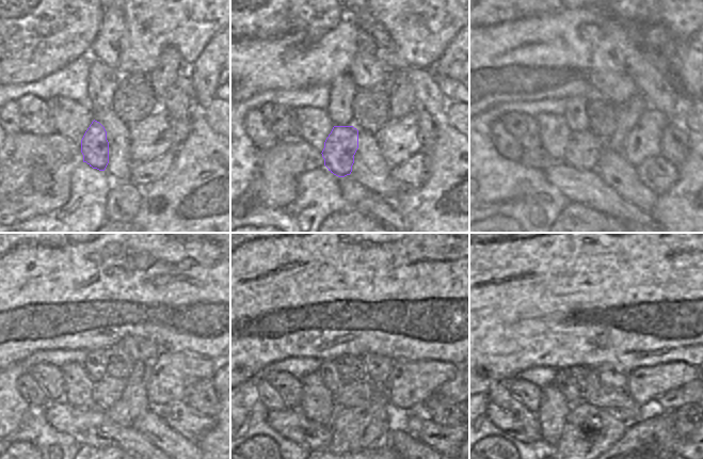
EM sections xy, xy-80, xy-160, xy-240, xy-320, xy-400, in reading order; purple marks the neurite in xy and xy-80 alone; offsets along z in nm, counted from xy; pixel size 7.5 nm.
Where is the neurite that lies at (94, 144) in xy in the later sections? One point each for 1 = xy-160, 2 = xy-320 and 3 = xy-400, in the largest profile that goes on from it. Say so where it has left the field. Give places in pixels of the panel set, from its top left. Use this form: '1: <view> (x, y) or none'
1: xy-160 (584, 149)
2: xy-320 (351, 394)
3: xy-400 (617, 401)

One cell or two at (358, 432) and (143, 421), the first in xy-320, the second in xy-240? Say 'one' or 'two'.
two

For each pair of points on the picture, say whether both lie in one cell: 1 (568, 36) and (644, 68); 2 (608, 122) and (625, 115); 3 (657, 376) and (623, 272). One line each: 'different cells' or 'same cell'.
1: different cells
2: different cells
3: different cells

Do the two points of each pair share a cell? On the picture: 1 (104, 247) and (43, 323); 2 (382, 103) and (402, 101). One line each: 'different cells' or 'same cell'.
1: same cell
2: different cells

